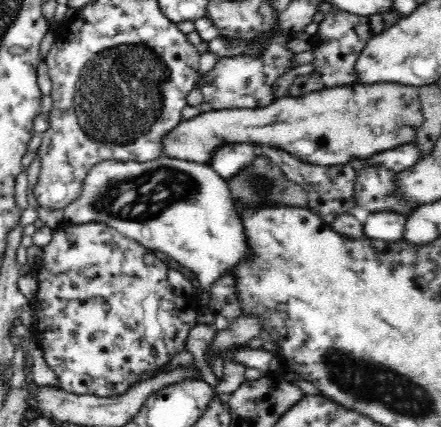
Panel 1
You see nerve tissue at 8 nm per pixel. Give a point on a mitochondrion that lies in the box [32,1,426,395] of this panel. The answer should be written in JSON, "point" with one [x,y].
{"point":[121,94]}

